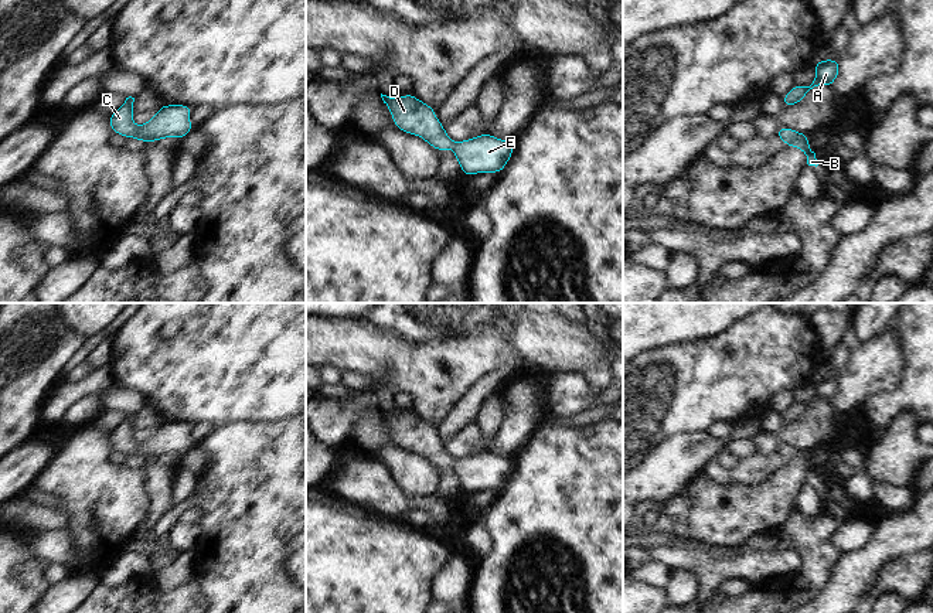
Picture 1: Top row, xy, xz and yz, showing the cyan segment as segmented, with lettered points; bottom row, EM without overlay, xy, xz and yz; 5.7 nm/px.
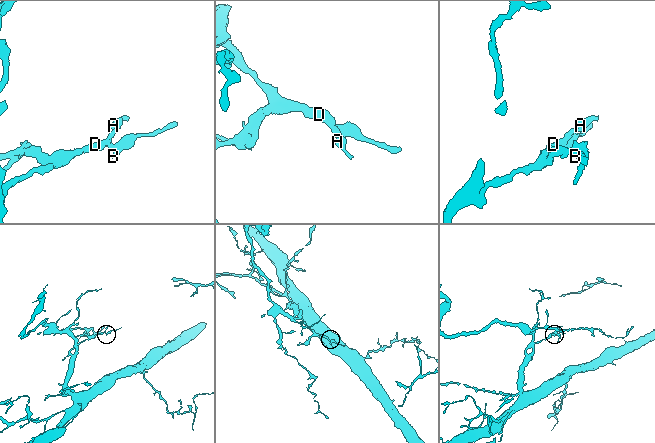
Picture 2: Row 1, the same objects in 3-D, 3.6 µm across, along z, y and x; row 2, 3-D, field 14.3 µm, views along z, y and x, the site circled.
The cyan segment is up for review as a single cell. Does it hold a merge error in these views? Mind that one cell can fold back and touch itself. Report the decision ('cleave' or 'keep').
keep

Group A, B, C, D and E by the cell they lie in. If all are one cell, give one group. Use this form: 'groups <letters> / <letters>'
groups A B C D E

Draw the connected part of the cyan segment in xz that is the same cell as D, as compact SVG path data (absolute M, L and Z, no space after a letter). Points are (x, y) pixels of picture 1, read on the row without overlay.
M381 411L381 415L398 447L422 454L437 469L452 466L463 493L501 490L514 470L511 460L488 450L453 459L436 435L435 426L411 411L401 415Z

